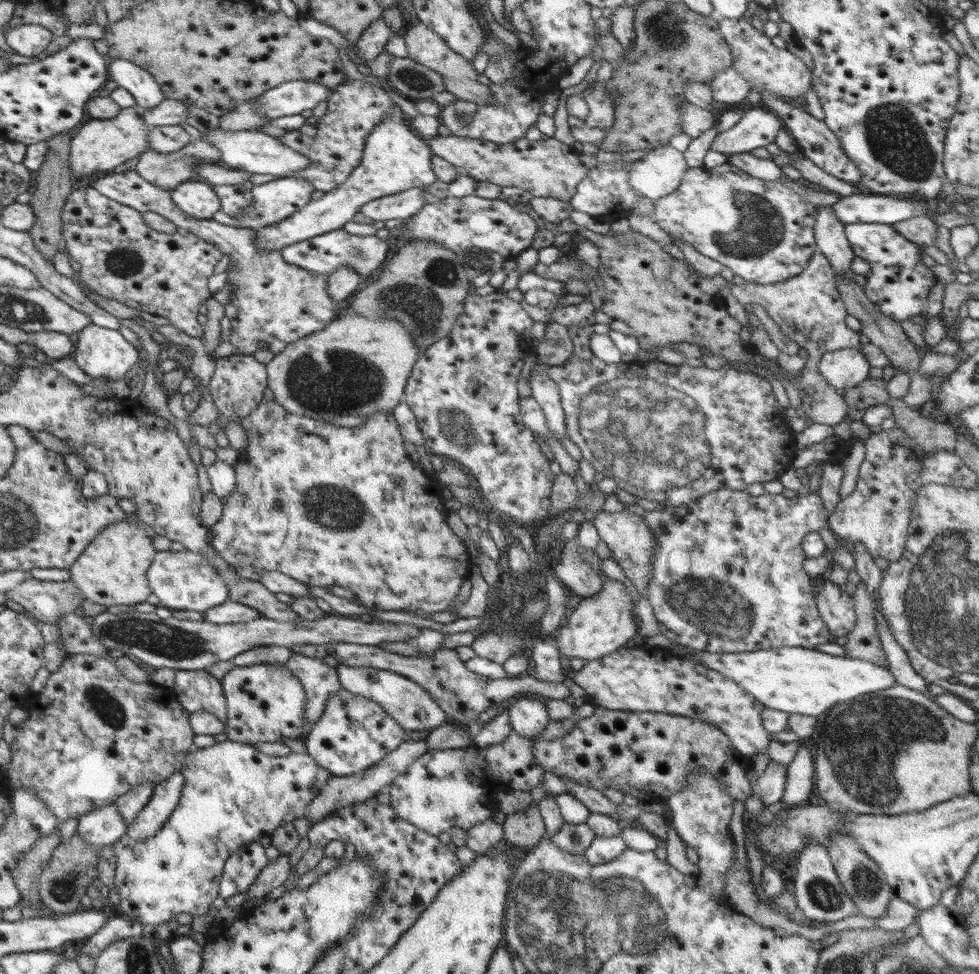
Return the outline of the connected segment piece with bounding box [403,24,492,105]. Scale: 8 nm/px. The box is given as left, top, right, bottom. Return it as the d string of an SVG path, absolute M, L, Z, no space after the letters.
M416 24L405 33L406 36L403 37L406 42L408 57L414 62L434 70L436 74L440 74L440 78L442 78L442 82L446 86L446 91L454 94L459 100L470 101L473 104L482 105L490 101L492 92L490 92L489 86L478 82L478 73L470 64L470 61L466 60L462 55L456 54L436 32L430 30L424 24Z

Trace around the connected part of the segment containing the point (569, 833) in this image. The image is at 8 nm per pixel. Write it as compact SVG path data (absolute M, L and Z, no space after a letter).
M565 822L558 833L554 833L552 837L548 836L548 838L558 850L564 850L568 854L582 855L586 851L586 847L590 846L590 843L595 839L595 836L585 822L580 824Z

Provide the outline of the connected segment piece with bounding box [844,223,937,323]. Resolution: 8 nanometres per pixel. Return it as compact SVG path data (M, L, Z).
M848 224L844 233L855 257L872 265L872 272L868 274L863 290L879 311L898 323L902 320L924 319L924 315L920 313L920 304L922 300L926 300L937 277L922 263L922 247L905 240L889 225L884 224Z

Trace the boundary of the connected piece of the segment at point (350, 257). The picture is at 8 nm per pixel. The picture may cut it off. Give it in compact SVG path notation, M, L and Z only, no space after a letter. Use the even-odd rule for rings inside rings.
M339 229L284 246L279 252L288 264L308 269L308 271L328 276L336 267L346 265L346 267L358 271L363 280L368 280L376 272L376 268L380 268L384 264L388 246L386 240L381 240L375 235L354 236L354 234L348 234L345 230Z

